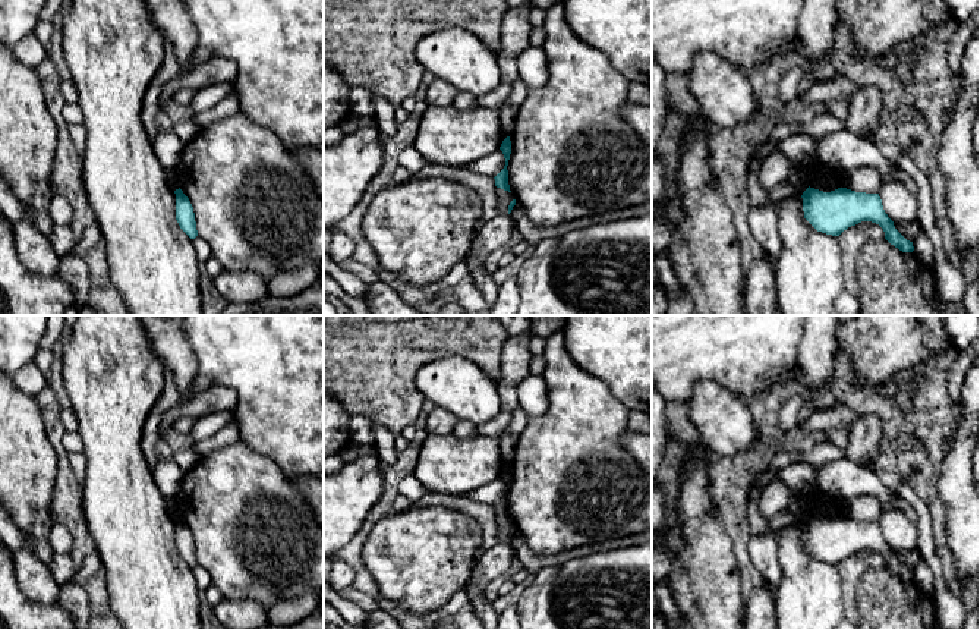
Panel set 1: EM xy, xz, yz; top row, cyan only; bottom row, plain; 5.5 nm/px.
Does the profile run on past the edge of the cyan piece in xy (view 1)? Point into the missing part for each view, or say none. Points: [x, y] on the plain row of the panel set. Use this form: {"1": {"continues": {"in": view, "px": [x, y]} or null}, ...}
{"1": {"continues": null}}

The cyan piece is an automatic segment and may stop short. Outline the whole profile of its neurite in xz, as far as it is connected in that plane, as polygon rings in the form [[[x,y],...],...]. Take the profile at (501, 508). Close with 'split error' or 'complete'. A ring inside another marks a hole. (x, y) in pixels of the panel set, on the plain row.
[[[507,465],[500,478],[502,479],[504,482],[504,487],[505,487],[505,494],[504,497],[494,506],[495,507],[495,515],[497,516],[501,516],[504,519],[510,519],[510,513],[508,513],[508,499],[507,499],[507,494],[508,494],[508,488],[510,488],[510,482],[511,482],[511,469],[510,469],[510,465]]] | complete

